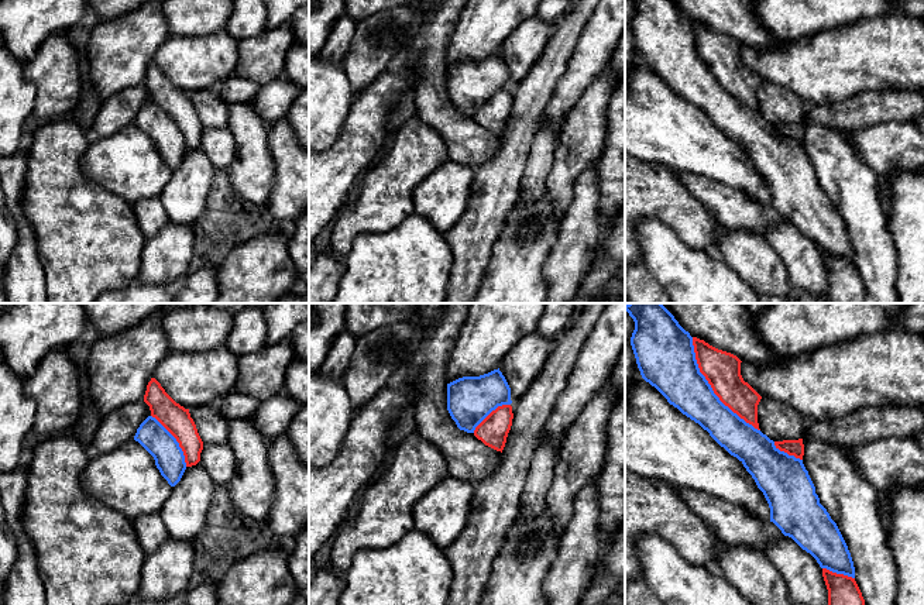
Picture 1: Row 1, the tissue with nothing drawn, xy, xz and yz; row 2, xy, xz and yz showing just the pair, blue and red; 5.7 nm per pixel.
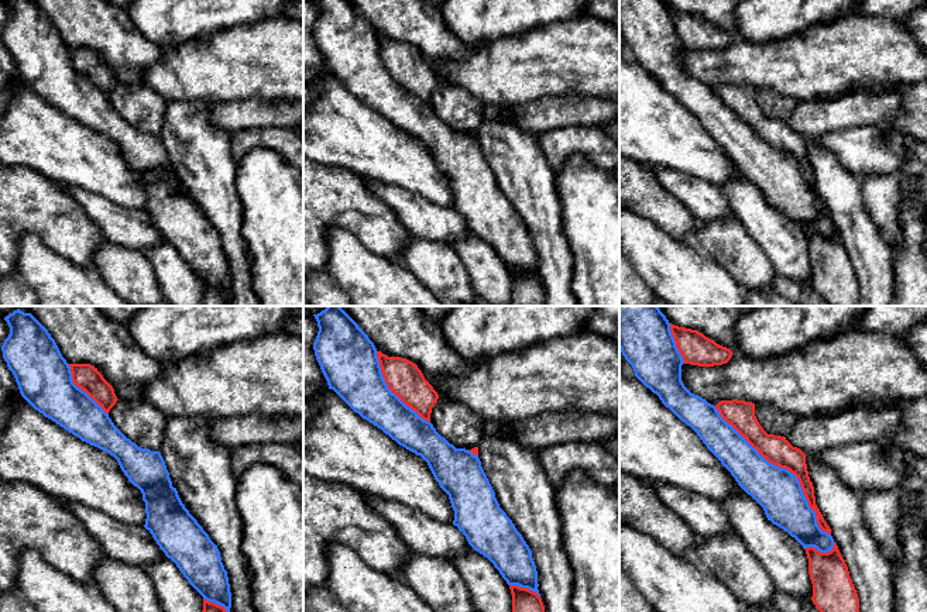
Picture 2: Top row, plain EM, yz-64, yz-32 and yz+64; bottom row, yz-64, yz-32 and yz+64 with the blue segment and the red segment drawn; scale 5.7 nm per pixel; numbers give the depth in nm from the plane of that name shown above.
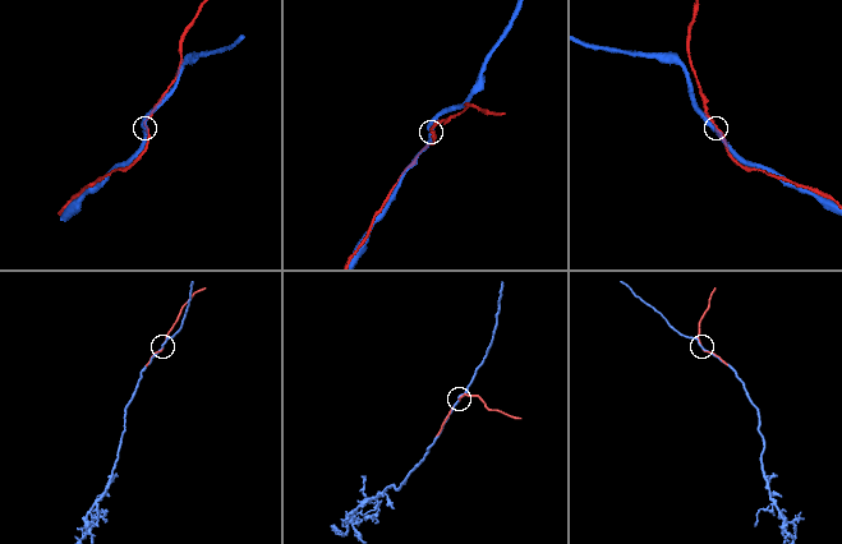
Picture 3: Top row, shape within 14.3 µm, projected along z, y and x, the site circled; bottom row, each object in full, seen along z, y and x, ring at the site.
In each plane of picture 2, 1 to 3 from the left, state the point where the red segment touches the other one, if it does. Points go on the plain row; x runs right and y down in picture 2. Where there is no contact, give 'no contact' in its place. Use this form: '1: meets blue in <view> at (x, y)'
1: meets blue in yz-64 at (81, 74)
2: meets blue in yz-32 at (390, 75)
3: meets blue in yz+64 at (785, 152)

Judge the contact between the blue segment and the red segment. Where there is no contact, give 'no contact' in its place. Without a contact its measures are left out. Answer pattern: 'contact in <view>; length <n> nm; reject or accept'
contact in yz; length 650 nm; accept

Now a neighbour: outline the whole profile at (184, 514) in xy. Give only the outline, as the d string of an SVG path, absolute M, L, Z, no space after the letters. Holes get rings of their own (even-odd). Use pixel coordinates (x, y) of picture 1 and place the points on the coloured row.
M200 461L186 467L159 511L168 539L185 543L195 540L205 526L214 488L216 484Z

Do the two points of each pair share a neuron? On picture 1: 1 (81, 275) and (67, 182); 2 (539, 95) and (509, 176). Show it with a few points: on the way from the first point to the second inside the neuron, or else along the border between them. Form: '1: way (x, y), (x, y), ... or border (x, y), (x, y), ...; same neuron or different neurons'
1: way (81, 253), (81, 227), (67, 210), (67, 205); same neuron
2: way (526, 114), (511, 157); same neuron

